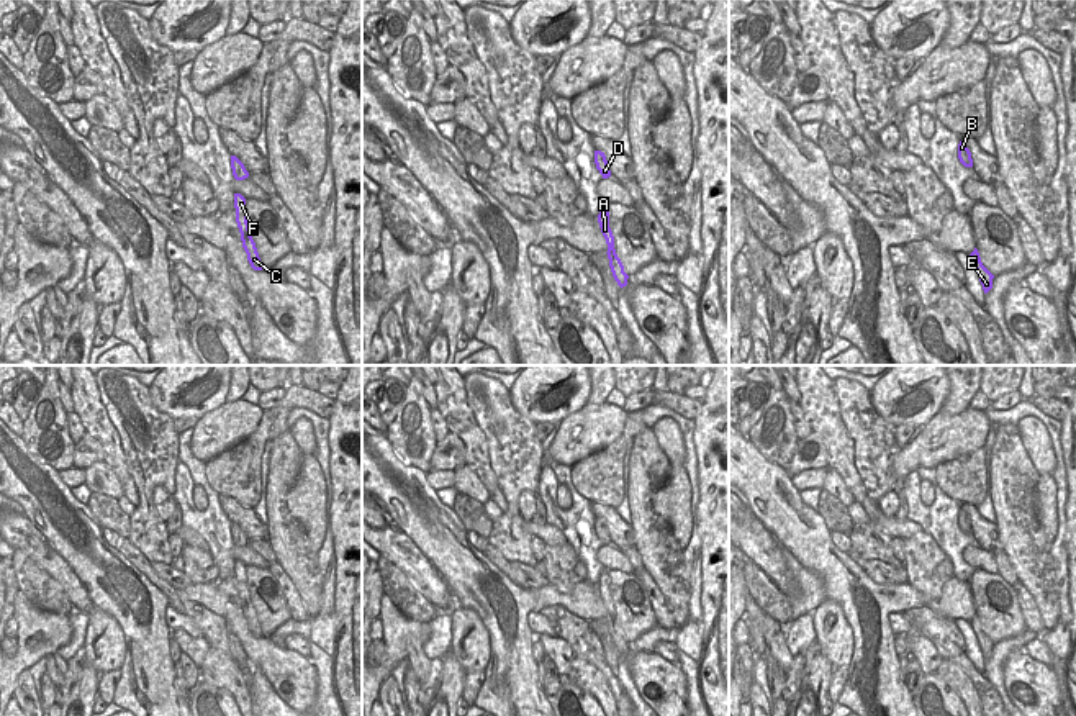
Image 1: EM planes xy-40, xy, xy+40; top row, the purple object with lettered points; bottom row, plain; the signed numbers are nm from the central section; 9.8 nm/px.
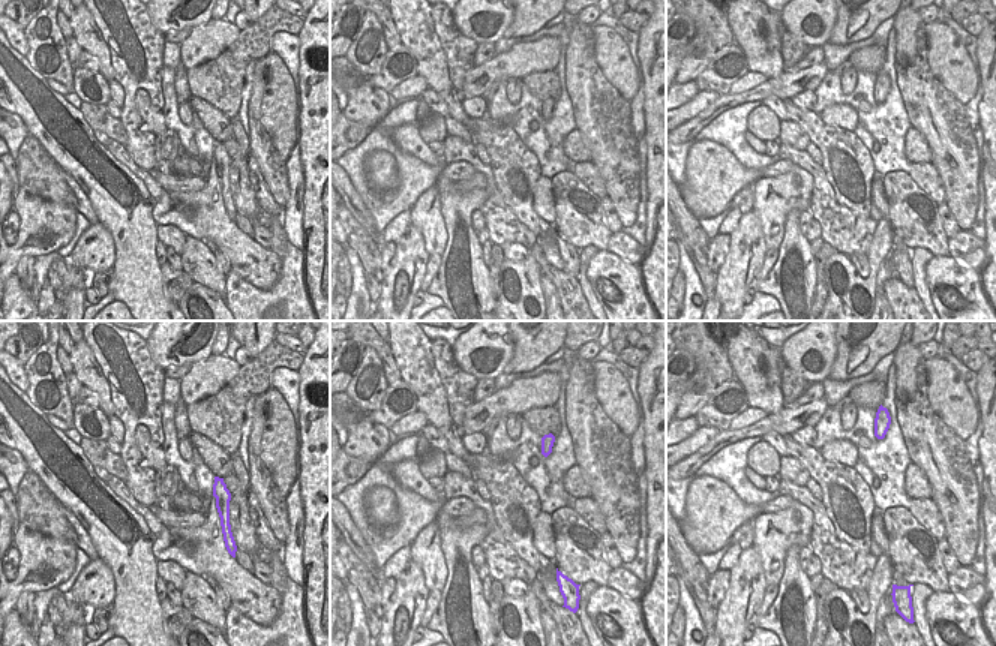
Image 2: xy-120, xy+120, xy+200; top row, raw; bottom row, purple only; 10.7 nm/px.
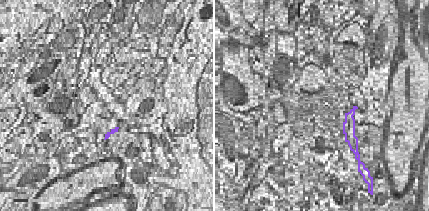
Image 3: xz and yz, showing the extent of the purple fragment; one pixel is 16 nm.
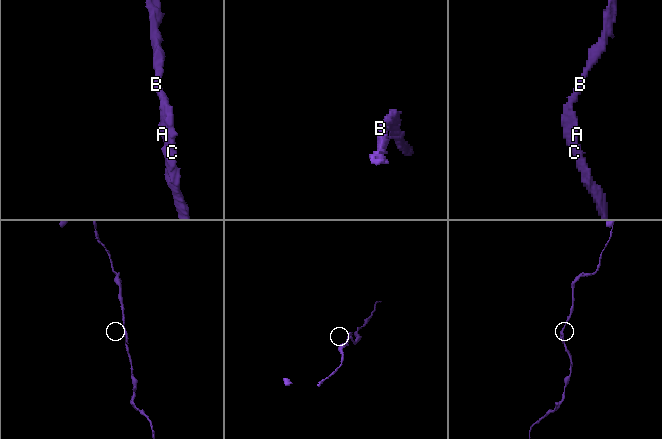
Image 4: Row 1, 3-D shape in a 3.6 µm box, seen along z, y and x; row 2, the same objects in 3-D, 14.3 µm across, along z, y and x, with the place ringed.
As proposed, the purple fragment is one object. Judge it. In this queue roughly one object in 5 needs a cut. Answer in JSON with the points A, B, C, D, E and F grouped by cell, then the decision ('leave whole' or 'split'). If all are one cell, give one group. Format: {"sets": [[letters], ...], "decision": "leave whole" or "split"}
{"sets": [["A", "B", "C", "D", "E", "F"]], "decision": "leave whole"}

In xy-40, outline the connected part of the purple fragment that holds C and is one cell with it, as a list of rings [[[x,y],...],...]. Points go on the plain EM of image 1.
[[[234,560],[234,575],[236,575],[236,590],[241,600],[242,614],[247,621],[247,628],[254,637],[262,637],[260,624],[247,590],[246,565],[241,560]]]

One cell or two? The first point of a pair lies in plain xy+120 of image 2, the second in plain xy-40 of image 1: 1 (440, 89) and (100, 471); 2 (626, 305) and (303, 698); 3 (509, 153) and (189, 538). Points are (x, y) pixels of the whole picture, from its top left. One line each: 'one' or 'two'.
1: two
2: one
3: two

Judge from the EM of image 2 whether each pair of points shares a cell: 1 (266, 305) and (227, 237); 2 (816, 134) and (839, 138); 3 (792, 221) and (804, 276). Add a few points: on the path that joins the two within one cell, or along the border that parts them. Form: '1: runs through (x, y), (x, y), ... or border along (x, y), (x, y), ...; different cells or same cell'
1: border along (282, 264), (266, 290), (233, 269); different cells
2: runs through (822, 135), (833, 138); same cell
3: runs through (792, 234), (794, 245), (801, 255), (801, 263); same cell

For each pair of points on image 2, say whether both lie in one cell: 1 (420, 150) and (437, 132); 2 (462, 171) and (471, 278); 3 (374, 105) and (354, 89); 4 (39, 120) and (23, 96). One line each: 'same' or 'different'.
1: different
2: different
3: same
4: same

